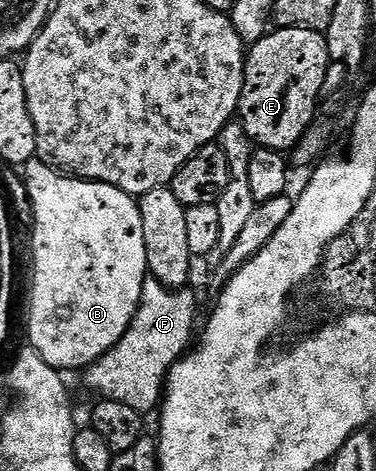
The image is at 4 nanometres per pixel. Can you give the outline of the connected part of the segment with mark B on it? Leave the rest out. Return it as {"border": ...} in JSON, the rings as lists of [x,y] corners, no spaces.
{"border":[[[37,157],[24,164],[24,171],[26,195],[34,202],[34,280],[30,283],[28,343],[57,371],[81,372],[124,337],[140,305],[148,272],[138,199],[107,183],[71,177]]]}

